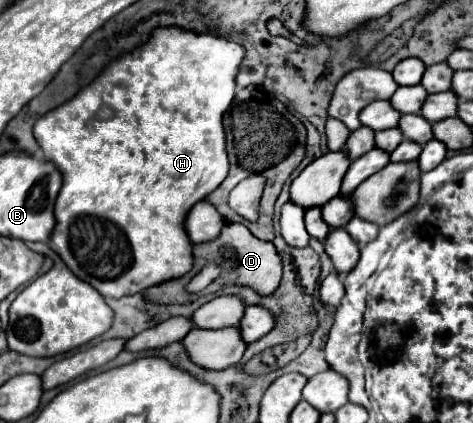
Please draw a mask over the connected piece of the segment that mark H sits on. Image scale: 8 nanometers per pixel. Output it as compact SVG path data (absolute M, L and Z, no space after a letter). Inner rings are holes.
M157 28L157 30L153 30L149 42L145 42L141 48L113 60L75 98L71 98L69 102L65 102L59 108L47 112L45 116L41 116L35 122L33 134L35 134L39 148L43 150L45 160L53 162L63 176L63 186L61 186L61 192L55 202L57 224L51 234L49 246L63 258L63 262L69 266L69 270L77 278L91 284L99 294L111 296L111 298L139 294L139 292L147 290L149 286L155 286L155 284L161 284L161 282L167 282L173 278L181 278L193 268L193 242L189 240L189 236L185 236L185 228L181 228L181 220L185 220L185 212L193 204L207 198L227 178L229 158L227 158L227 150L225 150L225 134L223 134L221 120L223 120L223 112L229 108L229 104L235 98L235 74L237 74L237 68L239 68L243 56L245 56L245 50L239 44L219 38L219 36L195 34L195 32L187 32L181 28ZM103 106L109 106L113 110L113 116L107 120L97 118L97 112Z

